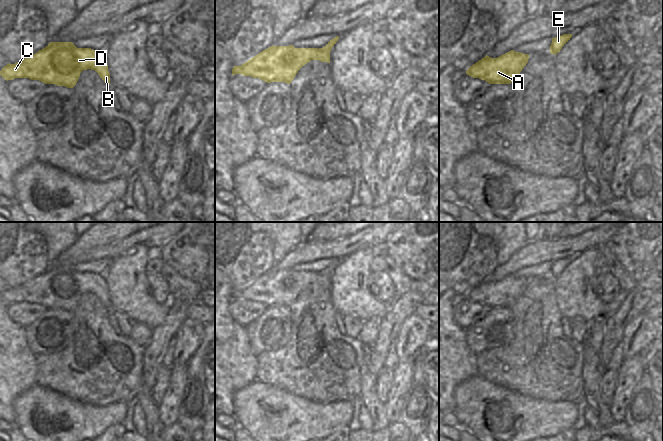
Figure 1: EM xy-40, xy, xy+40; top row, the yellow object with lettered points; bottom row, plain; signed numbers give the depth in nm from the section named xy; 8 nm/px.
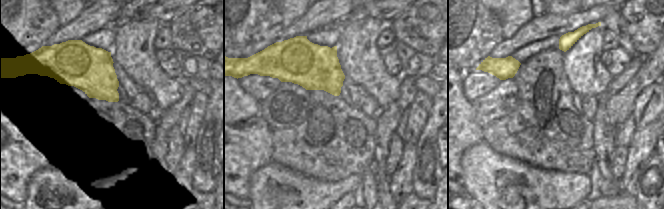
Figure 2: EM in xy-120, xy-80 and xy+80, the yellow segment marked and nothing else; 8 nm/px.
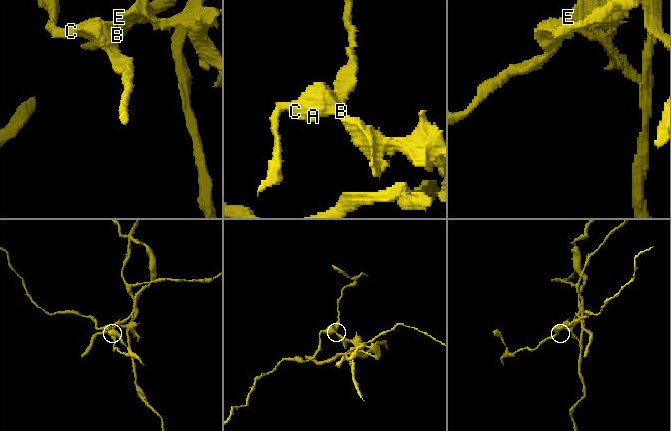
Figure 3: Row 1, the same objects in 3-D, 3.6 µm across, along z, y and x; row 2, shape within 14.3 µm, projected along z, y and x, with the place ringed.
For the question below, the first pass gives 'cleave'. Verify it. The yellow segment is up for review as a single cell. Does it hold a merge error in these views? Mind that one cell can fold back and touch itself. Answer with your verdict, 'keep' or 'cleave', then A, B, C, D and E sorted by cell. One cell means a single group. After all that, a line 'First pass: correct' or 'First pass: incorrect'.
cleave; A B C D / E
First pass: correct

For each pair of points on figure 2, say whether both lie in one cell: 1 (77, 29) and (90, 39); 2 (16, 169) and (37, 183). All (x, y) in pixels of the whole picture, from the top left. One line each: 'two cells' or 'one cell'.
1: two cells
2: two cells

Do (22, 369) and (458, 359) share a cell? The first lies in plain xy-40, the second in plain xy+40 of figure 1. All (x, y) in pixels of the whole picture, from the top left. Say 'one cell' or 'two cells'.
one cell

